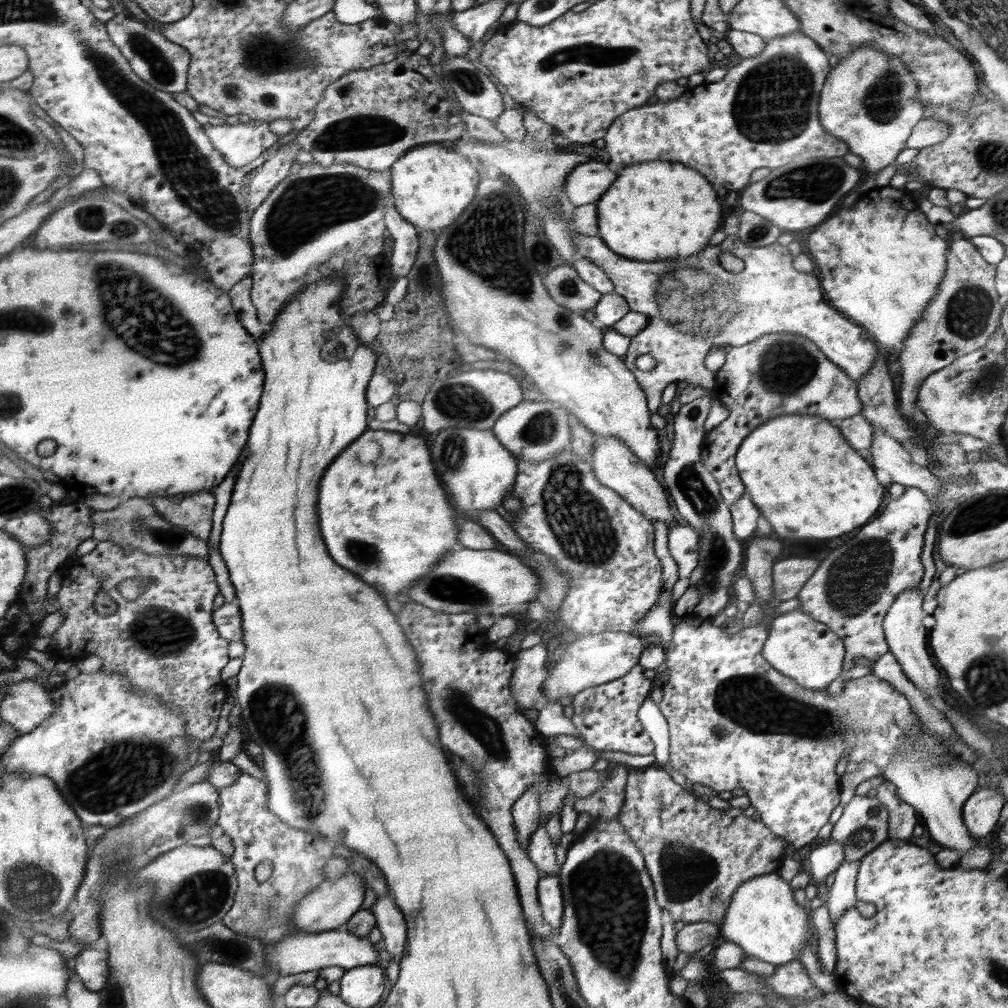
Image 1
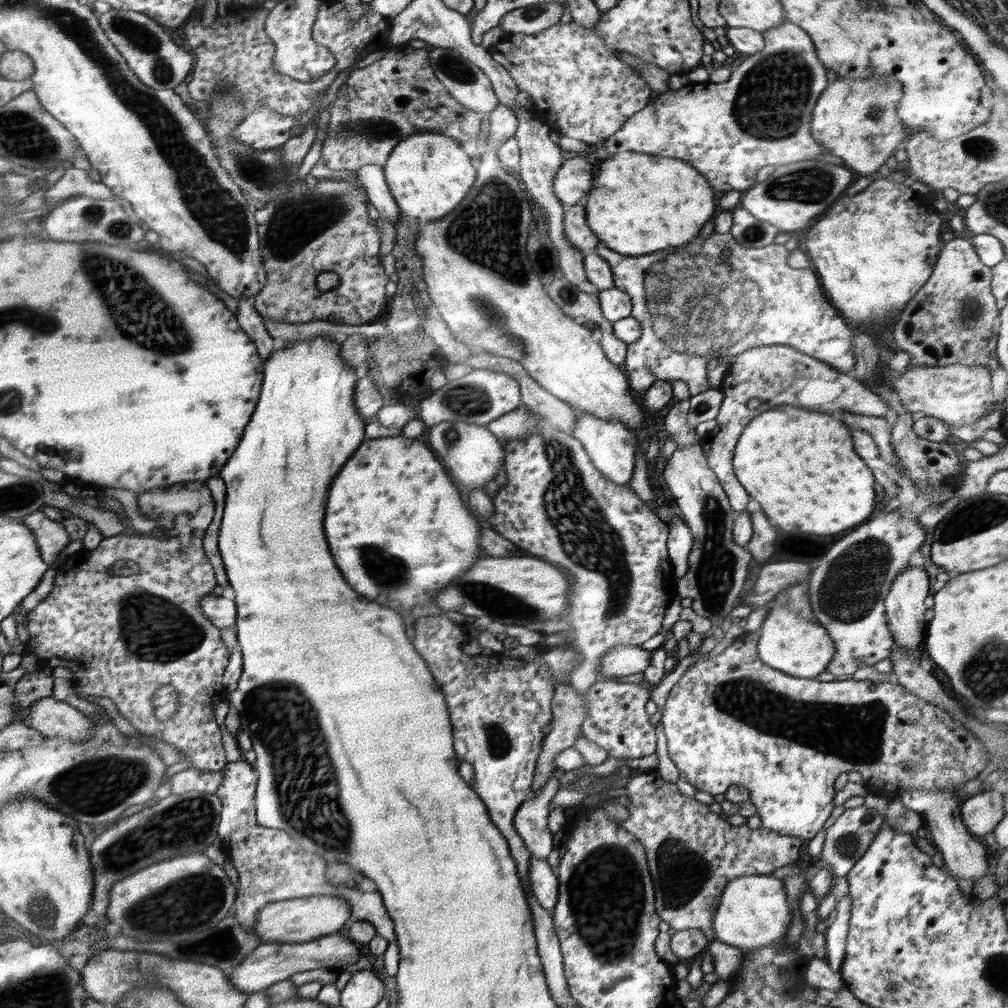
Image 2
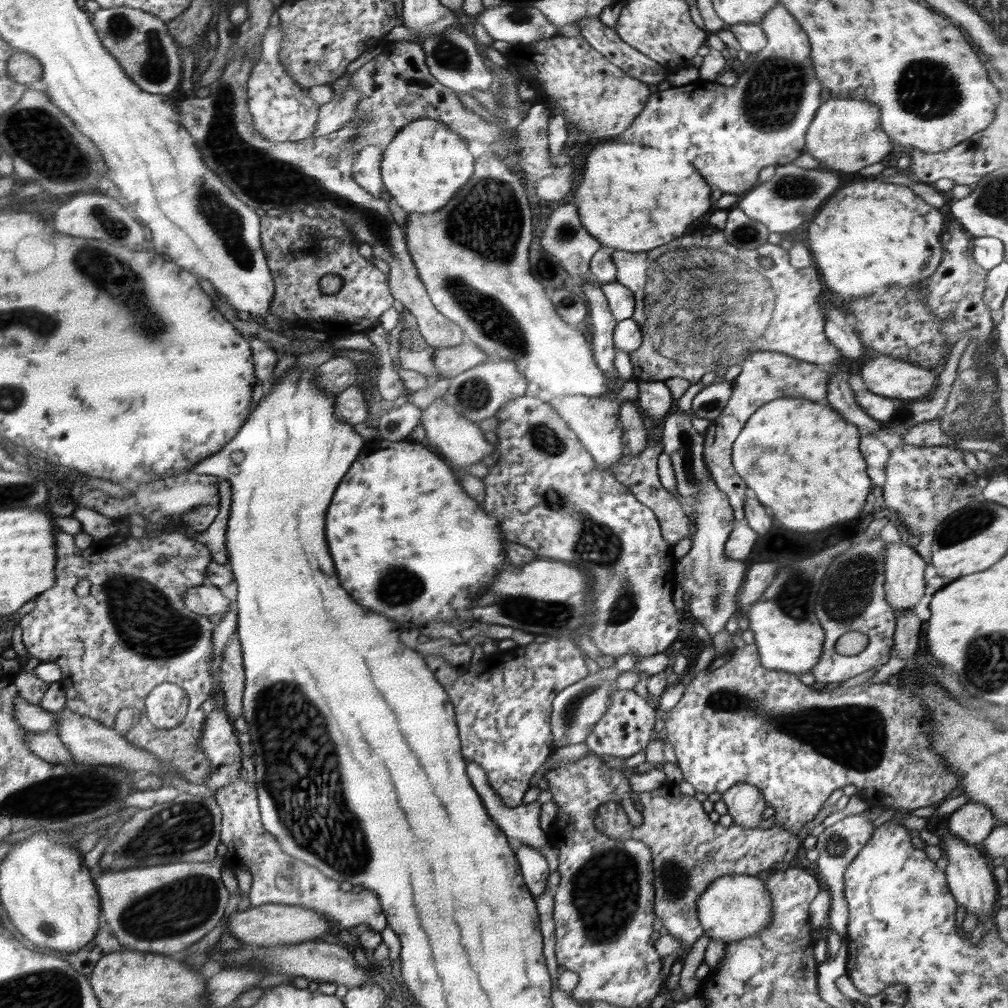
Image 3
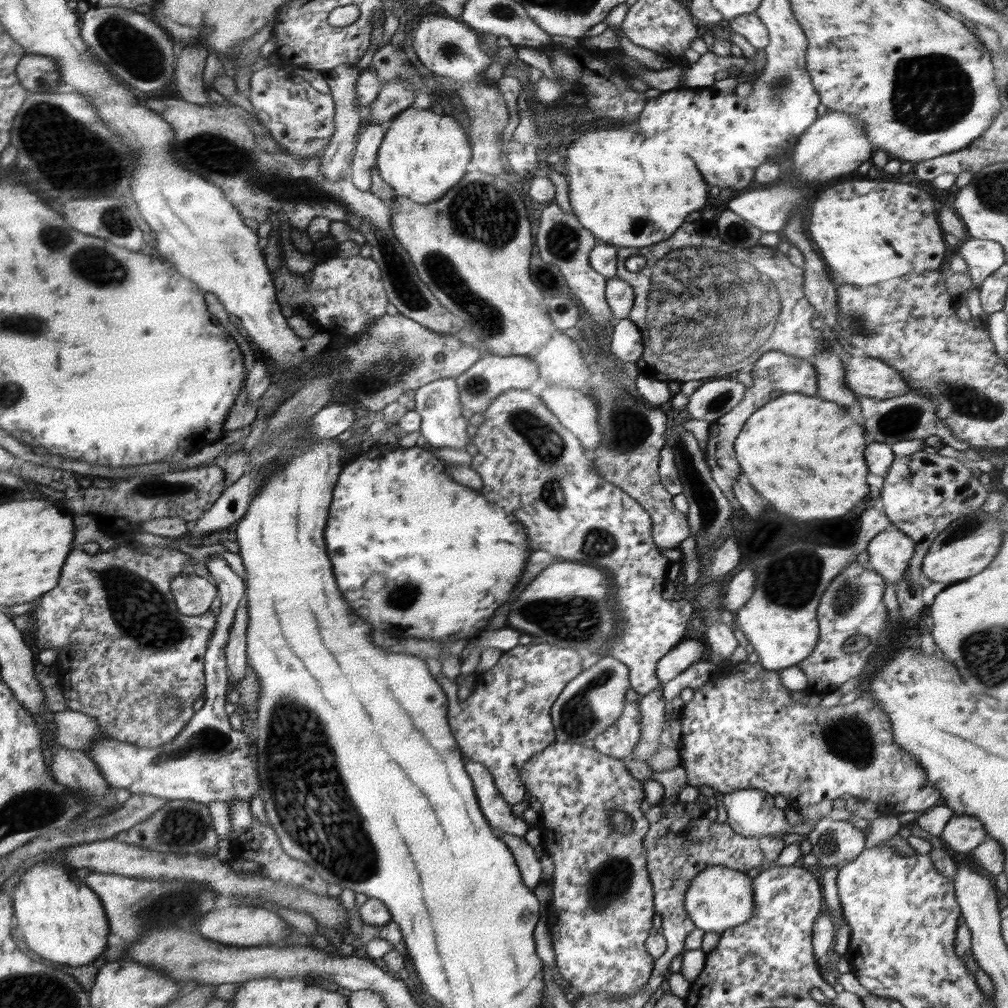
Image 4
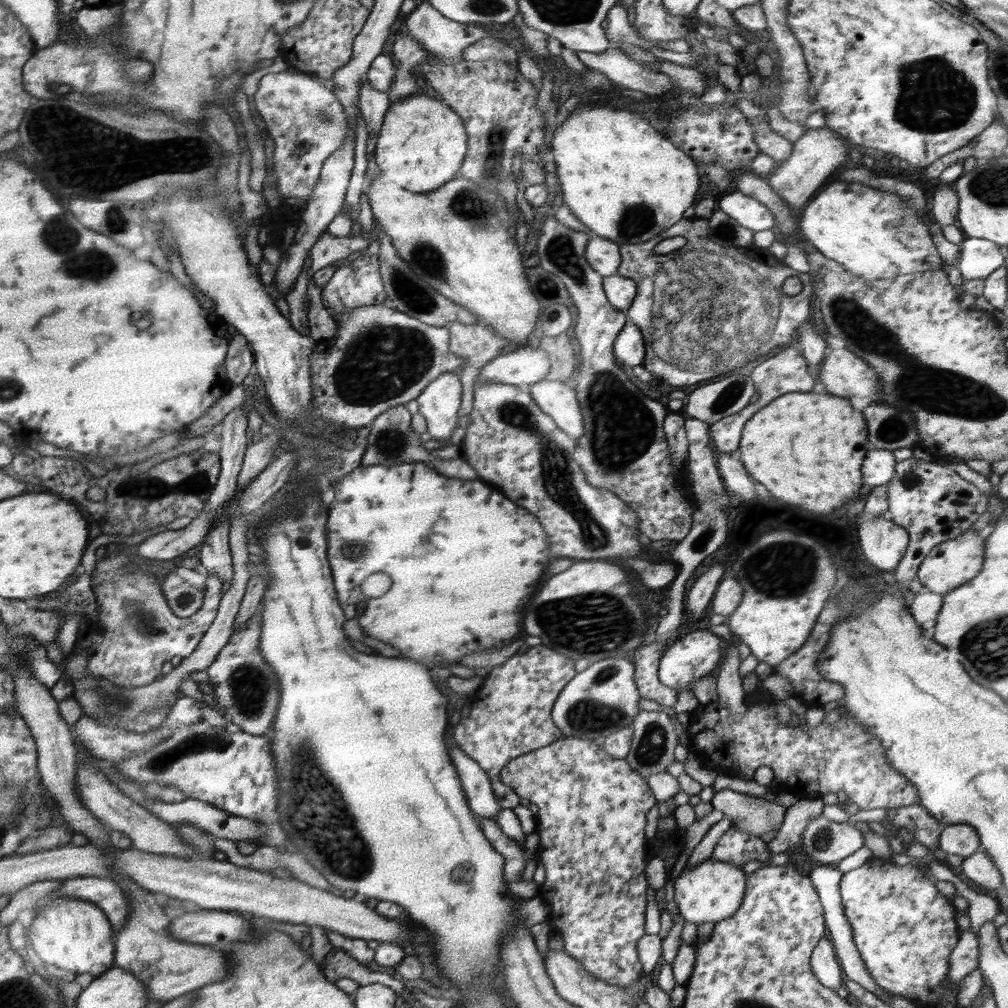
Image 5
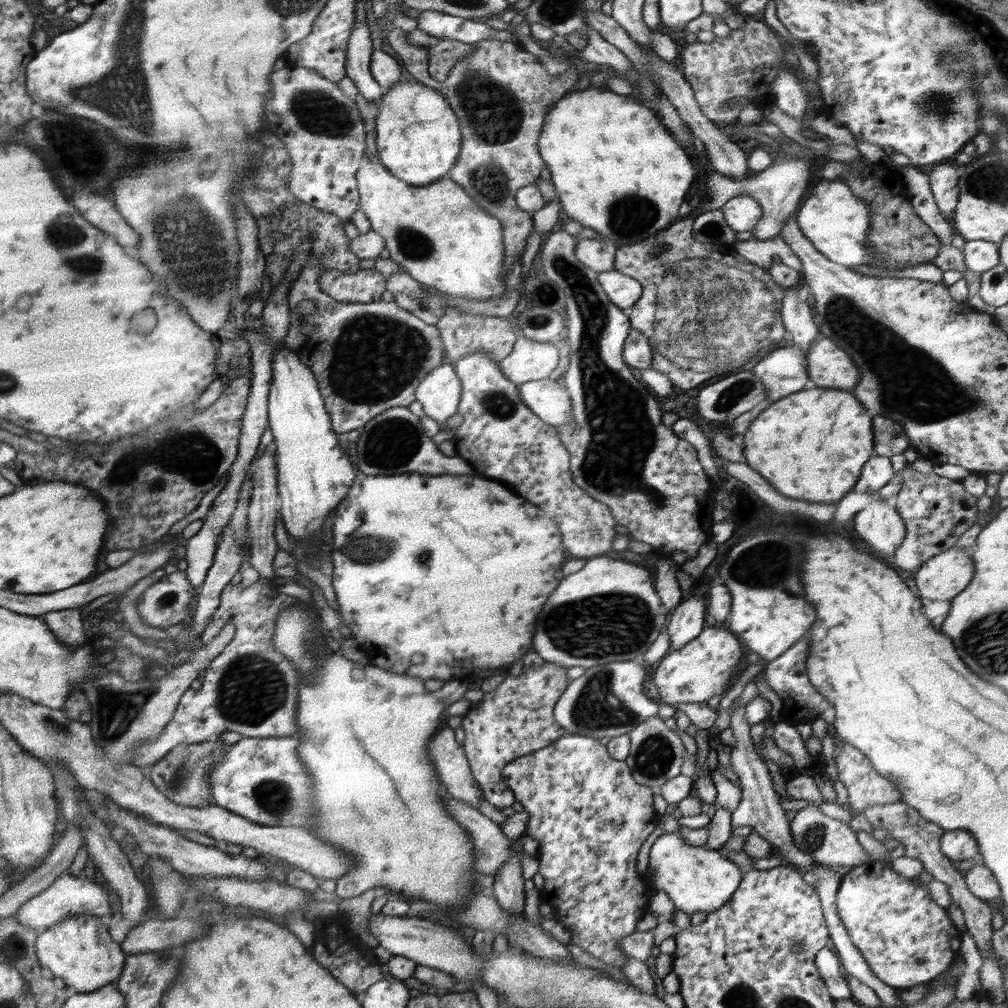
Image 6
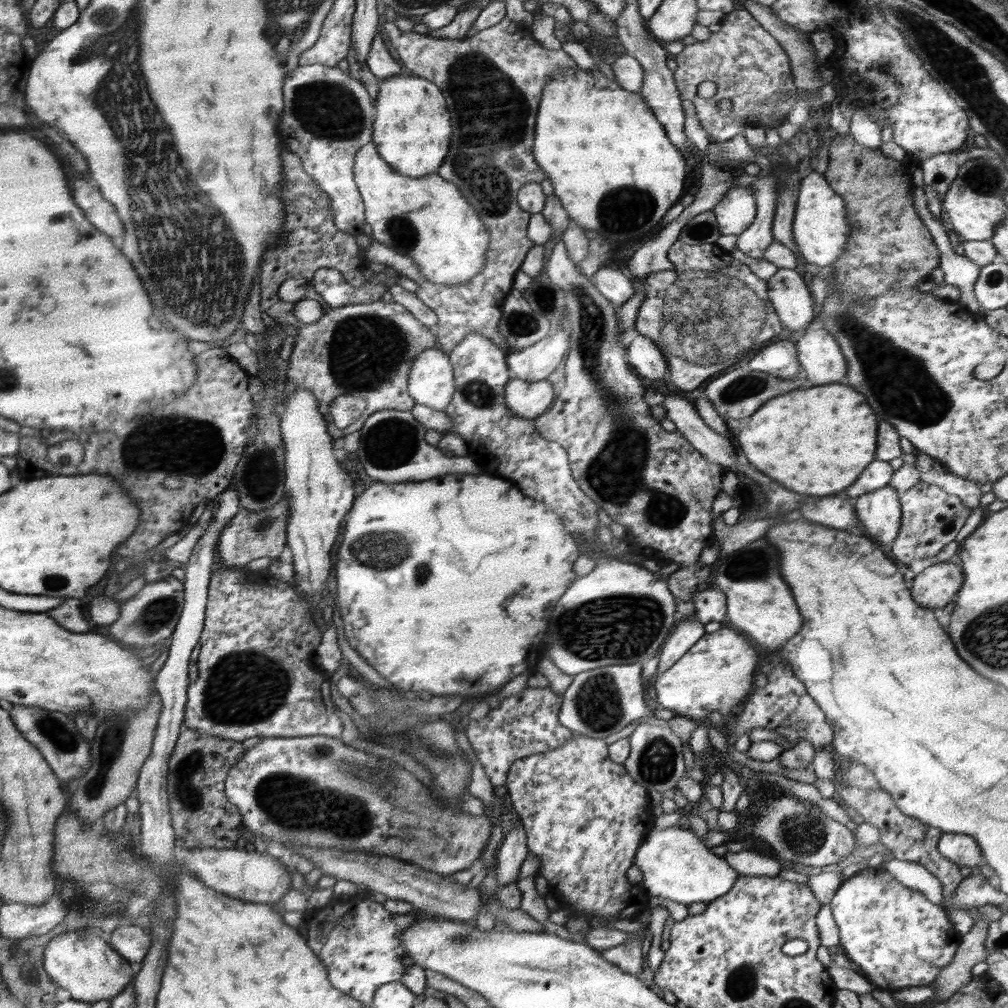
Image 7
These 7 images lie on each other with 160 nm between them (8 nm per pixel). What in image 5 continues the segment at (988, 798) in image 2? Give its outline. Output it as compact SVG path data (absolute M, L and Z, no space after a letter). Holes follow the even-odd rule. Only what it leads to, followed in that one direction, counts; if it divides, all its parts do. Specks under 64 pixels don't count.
M950 824L945 826L939 838L939 850L942 855L958 854L964 859L978 850L979 836L969 824Z

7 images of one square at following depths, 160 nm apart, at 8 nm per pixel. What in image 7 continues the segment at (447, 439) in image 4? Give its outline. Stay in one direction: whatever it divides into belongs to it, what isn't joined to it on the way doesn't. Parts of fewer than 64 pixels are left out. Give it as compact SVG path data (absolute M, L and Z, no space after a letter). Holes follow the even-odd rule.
M439 347L423 350L412 363L407 391L417 404L444 412L455 391L448 353Z

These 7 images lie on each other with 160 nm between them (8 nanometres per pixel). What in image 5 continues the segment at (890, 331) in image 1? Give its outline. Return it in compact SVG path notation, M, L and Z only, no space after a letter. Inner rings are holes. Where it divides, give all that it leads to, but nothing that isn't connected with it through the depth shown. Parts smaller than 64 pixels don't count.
M837 181L820 190L804 208L799 230L824 256L866 280L934 271L944 265L927 224L908 201L859 182Z

